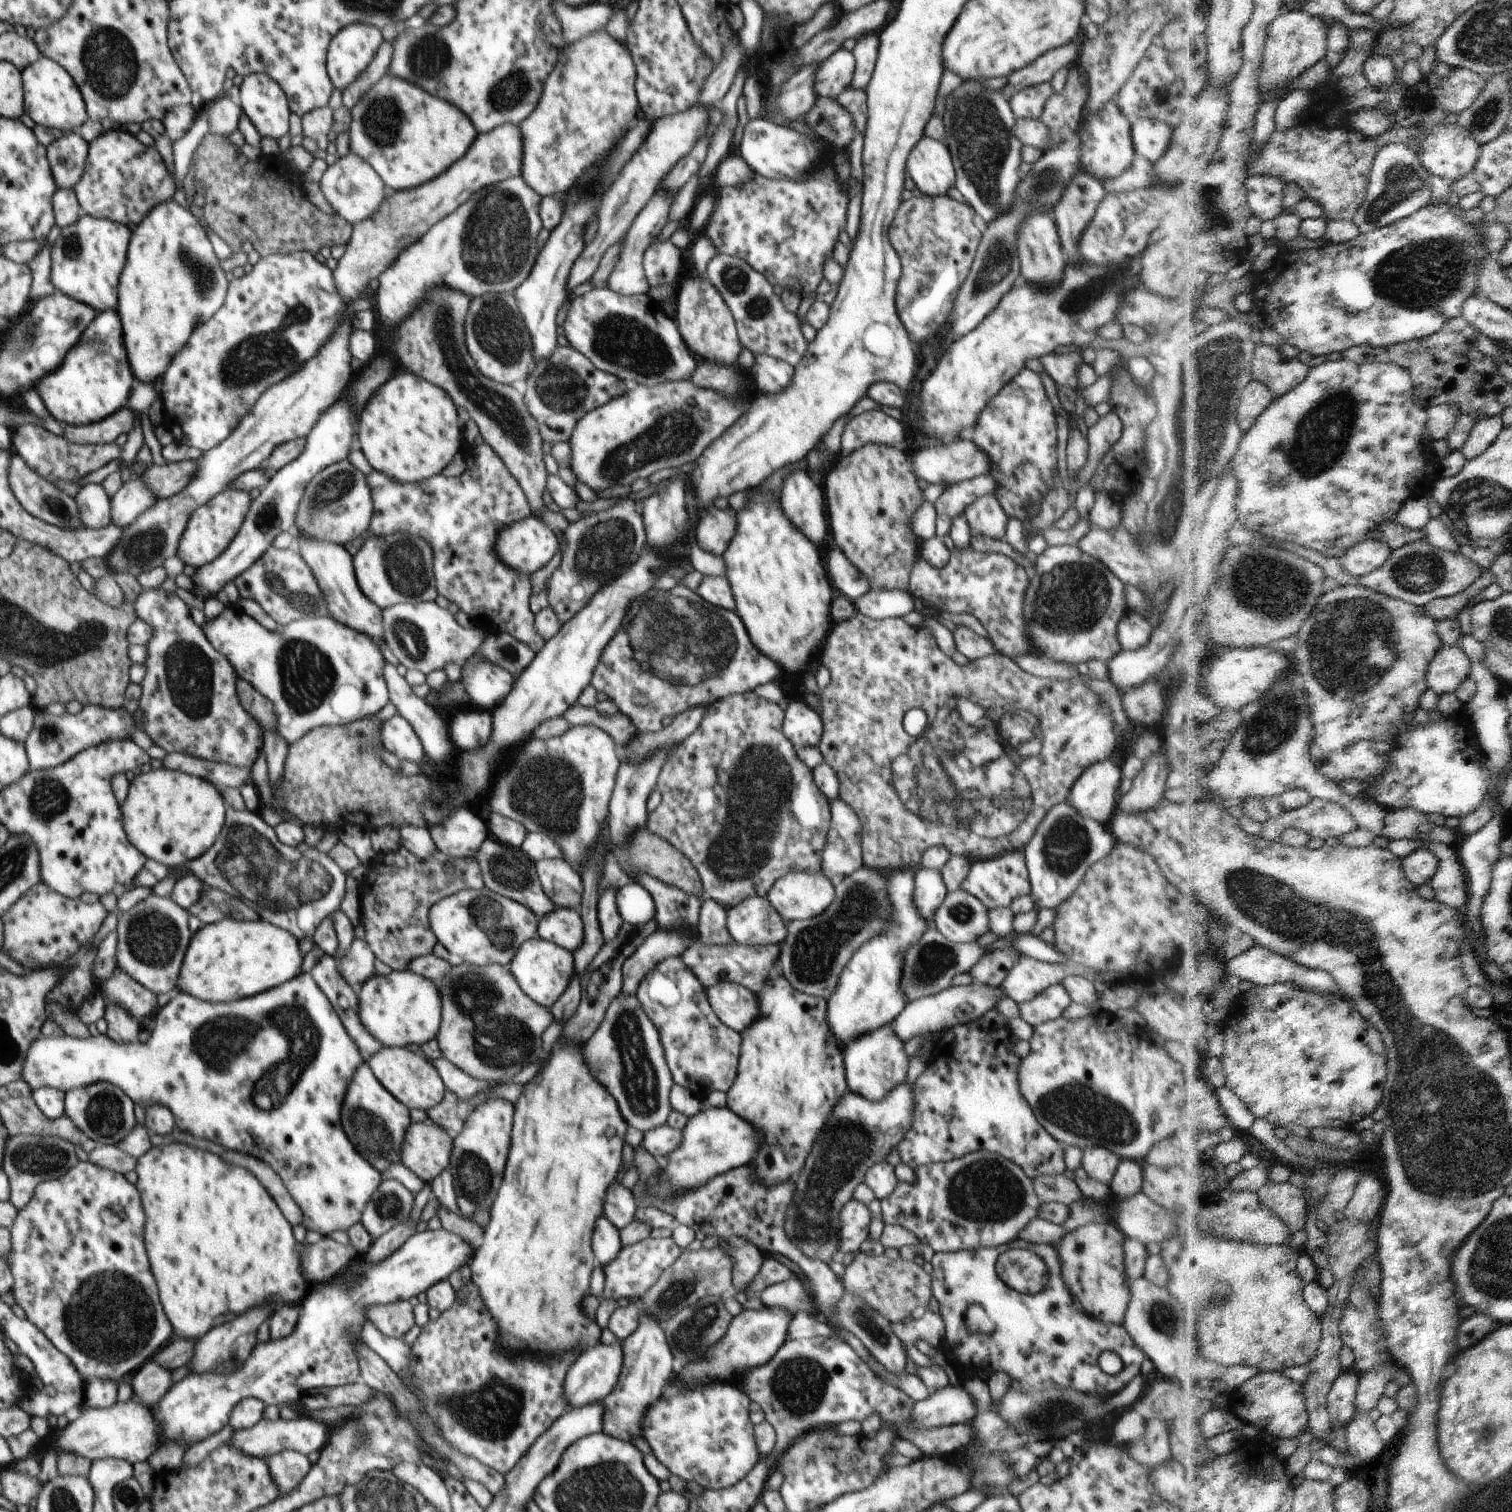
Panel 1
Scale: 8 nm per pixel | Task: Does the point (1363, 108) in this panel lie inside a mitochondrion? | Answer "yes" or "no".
no

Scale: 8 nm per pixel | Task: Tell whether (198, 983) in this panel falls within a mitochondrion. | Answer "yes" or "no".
no

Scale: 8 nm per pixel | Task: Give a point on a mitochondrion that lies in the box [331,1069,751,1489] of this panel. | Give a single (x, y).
(491, 1412)

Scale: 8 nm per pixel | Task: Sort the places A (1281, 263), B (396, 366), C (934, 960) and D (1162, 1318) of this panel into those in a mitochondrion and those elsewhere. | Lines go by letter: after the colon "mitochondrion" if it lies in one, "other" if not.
A: other
B: other
C: mitochondrion
D: mitochondrion

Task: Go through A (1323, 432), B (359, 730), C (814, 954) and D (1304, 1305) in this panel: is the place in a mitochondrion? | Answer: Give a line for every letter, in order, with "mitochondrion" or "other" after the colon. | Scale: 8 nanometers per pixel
A: mitochondrion
B: other
C: mitochondrion
D: other

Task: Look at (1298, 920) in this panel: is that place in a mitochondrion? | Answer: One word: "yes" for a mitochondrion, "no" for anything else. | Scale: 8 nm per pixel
yes

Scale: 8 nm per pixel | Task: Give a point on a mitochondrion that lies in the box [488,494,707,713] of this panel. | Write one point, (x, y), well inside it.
(602, 550)

